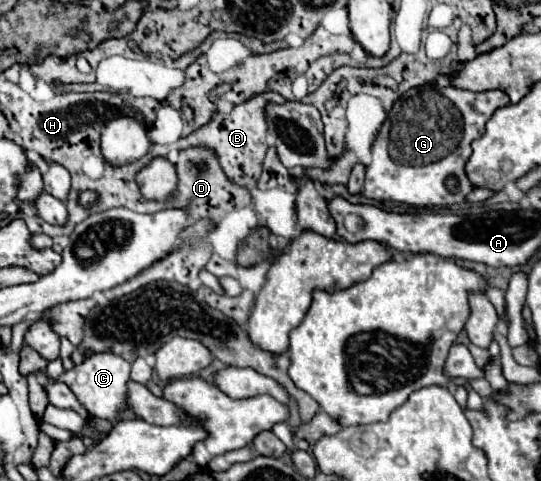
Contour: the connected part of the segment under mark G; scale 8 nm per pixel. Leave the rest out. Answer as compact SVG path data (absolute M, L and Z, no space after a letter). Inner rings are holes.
M427 84L421 88L411 88L409 92L401 94L397 104L389 110L387 120L383 122L383 126L373 142L373 160L365 172L363 196L371 198L375 202L393 200L399 204L409 204L409 206L419 206L419 208L461 204L465 200L465 196L473 190L473 186L465 174L465 162L471 156L471 140L481 138L485 132L487 118L491 118L491 114L497 108L507 106L507 104L509 104L509 98L501 90L469 92L469 90L461 90L455 86L441 88L437 84ZM449 176L457 178L457 184L459 184L457 192L447 190L445 182Z

